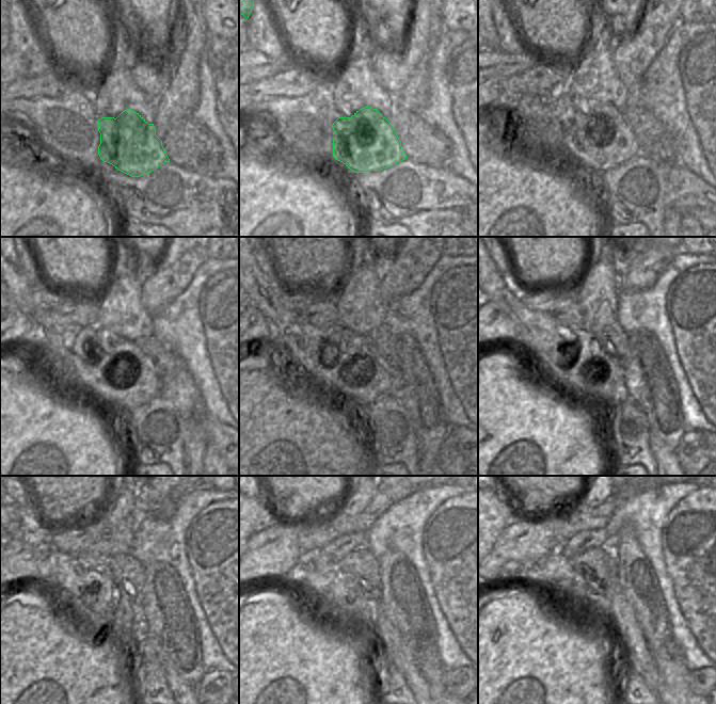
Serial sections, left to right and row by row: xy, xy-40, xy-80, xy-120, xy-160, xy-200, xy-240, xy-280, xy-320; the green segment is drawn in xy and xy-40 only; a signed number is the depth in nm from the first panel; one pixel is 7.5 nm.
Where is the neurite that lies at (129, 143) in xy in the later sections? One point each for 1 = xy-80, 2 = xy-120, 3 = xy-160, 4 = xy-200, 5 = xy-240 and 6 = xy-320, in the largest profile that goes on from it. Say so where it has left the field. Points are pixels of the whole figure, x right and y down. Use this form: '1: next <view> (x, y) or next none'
1: next xy-80 (603, 139)
2: next xy-120 (123, 377)
3: next xy-160 (337, 358)
4: next xy-200 (595, 374)
5: next xy-240 (109, 610)
6: next xy-320 (576, 591)

